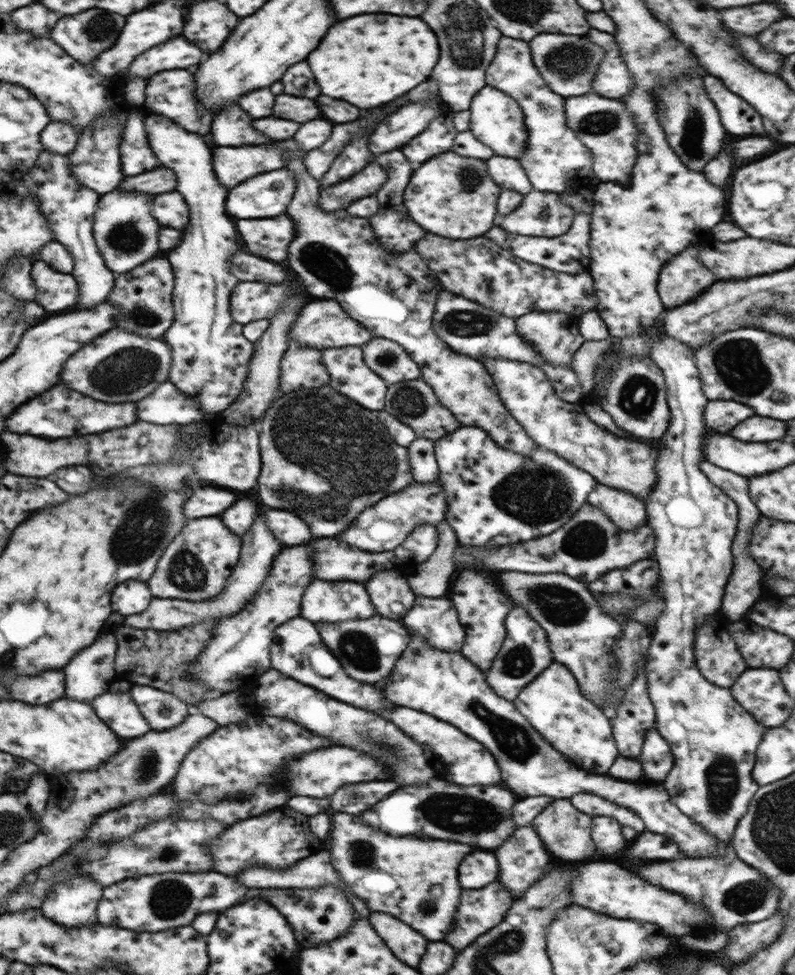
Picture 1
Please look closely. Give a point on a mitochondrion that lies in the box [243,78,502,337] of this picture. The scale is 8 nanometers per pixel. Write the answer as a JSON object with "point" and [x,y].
{"point":[328,268]}

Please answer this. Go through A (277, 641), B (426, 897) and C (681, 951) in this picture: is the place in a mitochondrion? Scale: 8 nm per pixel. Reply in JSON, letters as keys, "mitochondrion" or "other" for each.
{"A":"other","B":"other","C":"other"}

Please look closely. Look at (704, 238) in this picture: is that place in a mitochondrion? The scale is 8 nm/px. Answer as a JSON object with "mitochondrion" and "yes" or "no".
{"mitochondrion":"no"}

